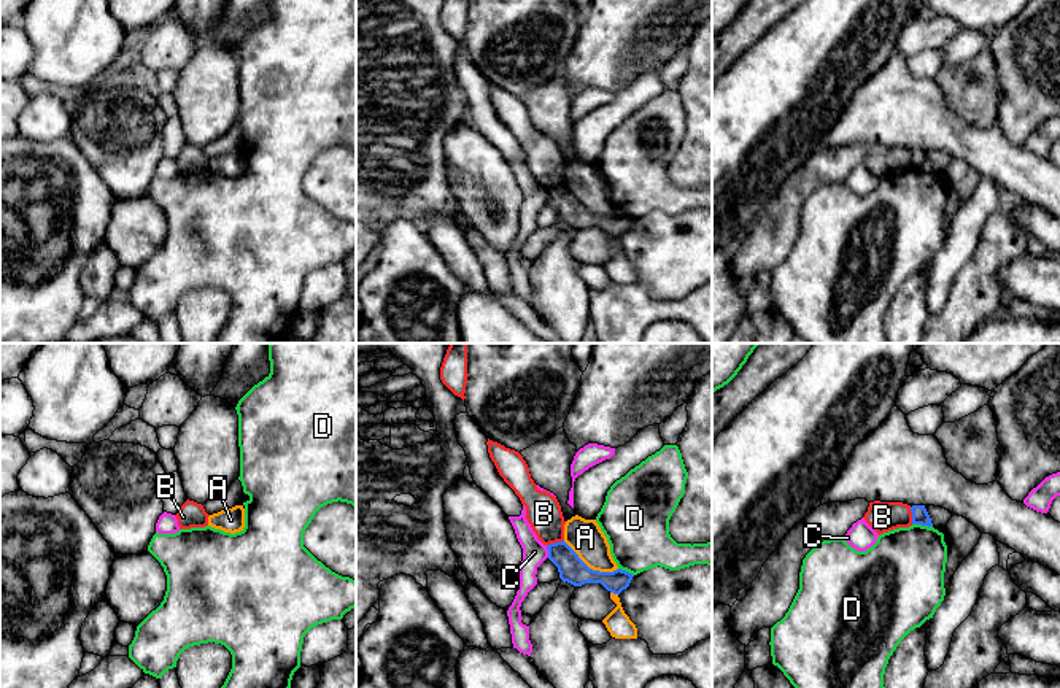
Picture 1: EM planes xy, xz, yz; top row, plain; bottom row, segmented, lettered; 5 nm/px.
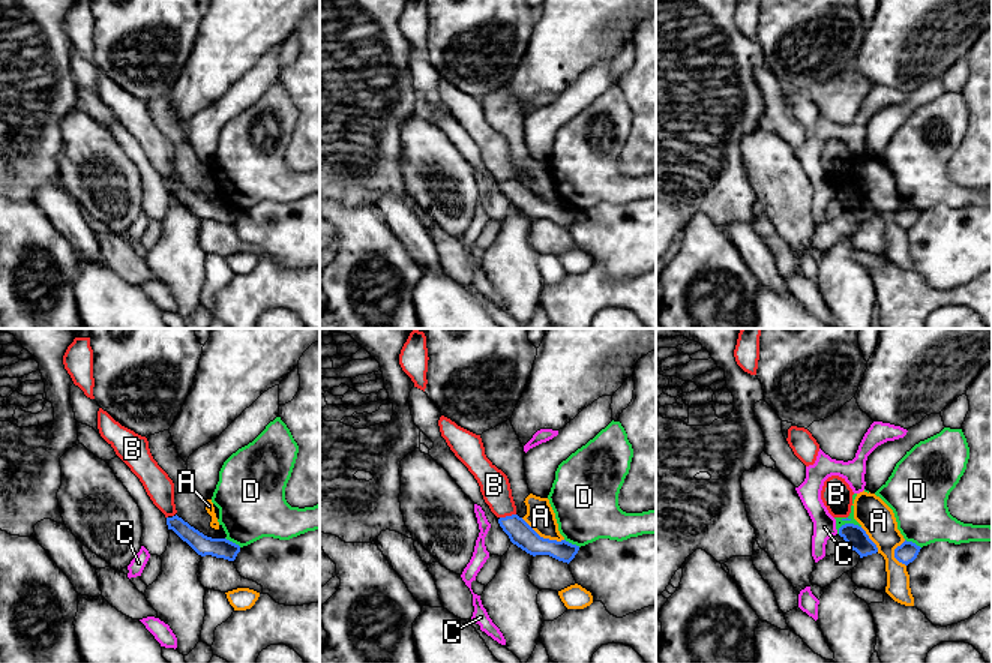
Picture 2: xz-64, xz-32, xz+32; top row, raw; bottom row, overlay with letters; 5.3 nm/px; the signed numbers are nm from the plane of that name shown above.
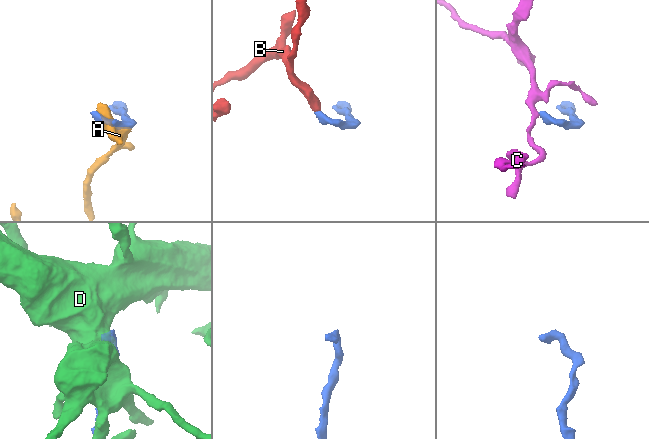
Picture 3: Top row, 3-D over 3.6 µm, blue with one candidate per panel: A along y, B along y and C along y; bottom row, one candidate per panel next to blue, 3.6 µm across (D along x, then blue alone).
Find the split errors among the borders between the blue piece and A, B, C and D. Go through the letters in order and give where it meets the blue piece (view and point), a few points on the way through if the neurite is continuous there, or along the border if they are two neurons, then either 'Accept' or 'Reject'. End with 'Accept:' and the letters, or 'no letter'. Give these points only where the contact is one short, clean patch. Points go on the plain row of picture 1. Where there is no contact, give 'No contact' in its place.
A: Touches blue at xz (588, 212). Reject
B: Touches blue at xz (557, 186). Boundary: xz (563, 183), (547, 189). Reject
C: Touches blue at xz (549, 196). Reject
D: Touches blue at yz (922, 169). Reject
Accept: no letter

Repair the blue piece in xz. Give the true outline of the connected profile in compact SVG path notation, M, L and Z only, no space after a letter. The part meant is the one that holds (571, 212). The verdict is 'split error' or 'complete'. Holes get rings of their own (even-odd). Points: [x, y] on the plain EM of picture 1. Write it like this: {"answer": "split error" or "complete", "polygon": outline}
{"answer": "complete", "polygon": "M563 184L547 189L548 203L558 211L559 222L574 230L585 227L601 227L607 235L620 238L633 224L633 218L617 213L599 216L590 213L578 199Z"}

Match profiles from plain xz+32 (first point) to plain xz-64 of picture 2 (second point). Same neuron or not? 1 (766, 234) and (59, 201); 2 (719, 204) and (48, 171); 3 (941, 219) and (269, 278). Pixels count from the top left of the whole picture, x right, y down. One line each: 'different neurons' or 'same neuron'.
1: different neurons
2: same neuron
3: different neurons

